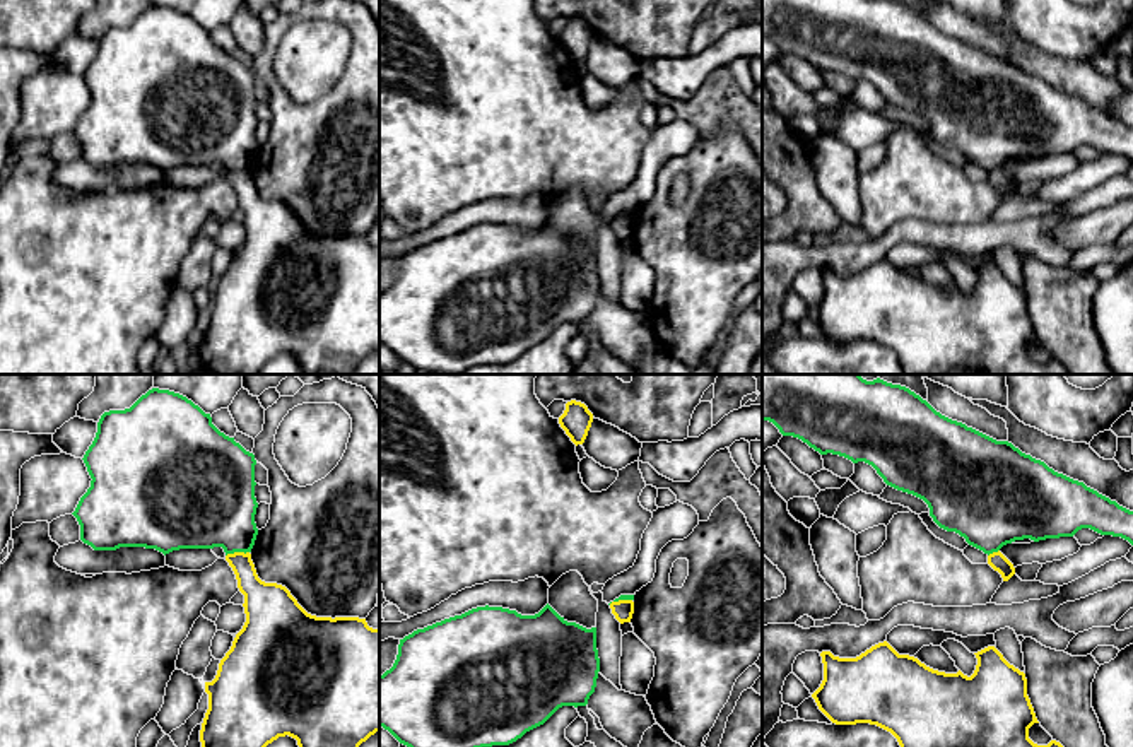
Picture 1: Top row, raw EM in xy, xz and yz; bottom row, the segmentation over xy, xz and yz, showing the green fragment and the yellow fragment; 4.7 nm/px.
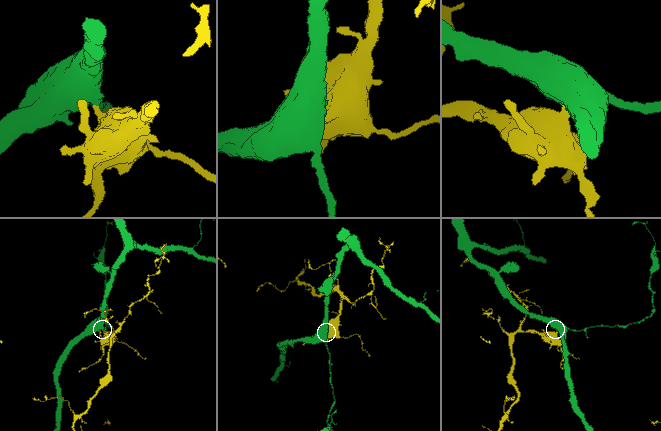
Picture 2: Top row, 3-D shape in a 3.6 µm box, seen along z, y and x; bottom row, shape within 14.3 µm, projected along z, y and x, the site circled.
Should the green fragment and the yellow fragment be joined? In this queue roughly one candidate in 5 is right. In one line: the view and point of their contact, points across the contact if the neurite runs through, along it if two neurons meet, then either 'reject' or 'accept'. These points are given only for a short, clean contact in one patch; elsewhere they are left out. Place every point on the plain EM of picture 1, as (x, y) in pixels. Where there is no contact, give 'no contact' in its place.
meets green in xy at (236, 168); border along xy (248, 168), (226, 173); reject

